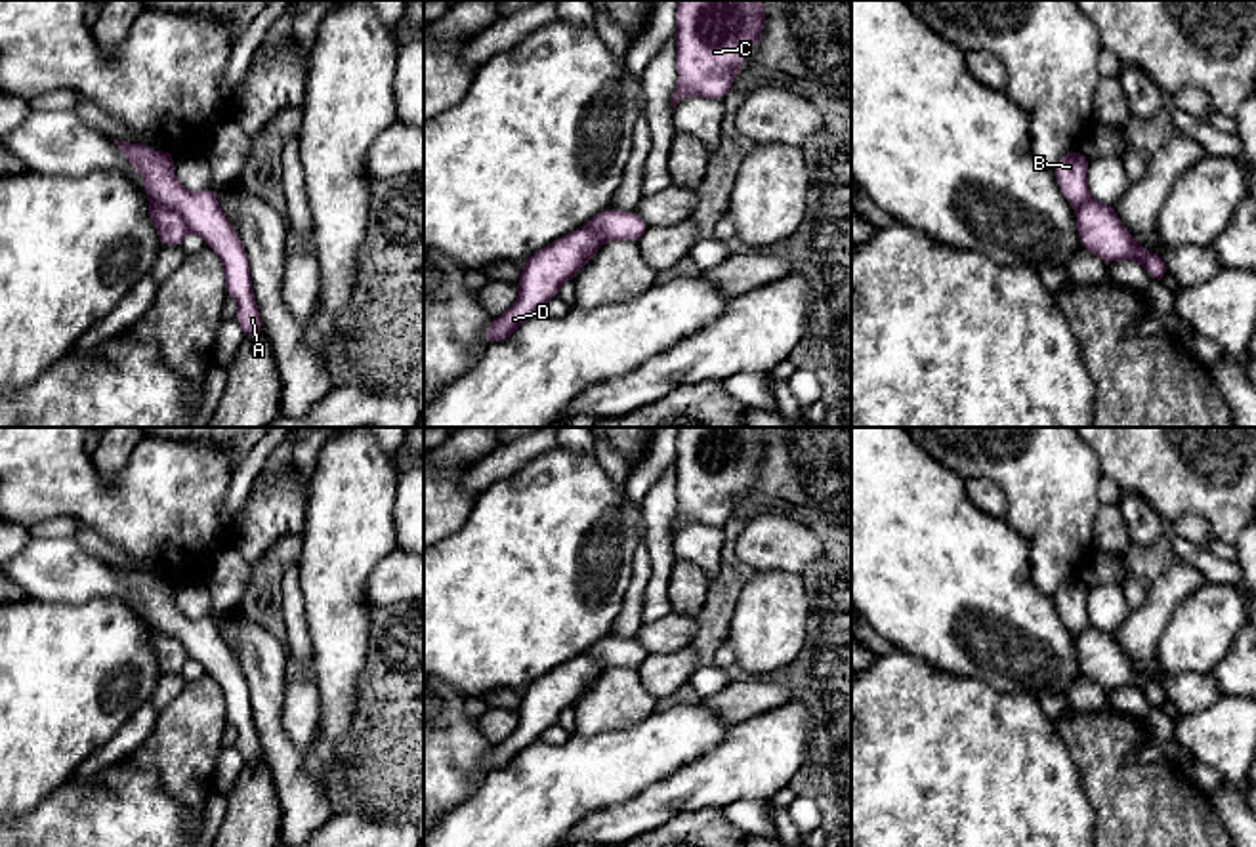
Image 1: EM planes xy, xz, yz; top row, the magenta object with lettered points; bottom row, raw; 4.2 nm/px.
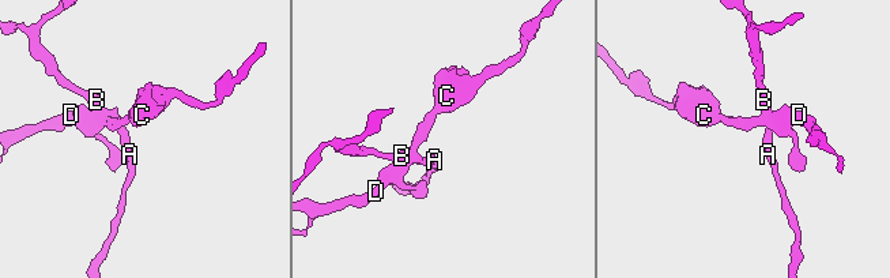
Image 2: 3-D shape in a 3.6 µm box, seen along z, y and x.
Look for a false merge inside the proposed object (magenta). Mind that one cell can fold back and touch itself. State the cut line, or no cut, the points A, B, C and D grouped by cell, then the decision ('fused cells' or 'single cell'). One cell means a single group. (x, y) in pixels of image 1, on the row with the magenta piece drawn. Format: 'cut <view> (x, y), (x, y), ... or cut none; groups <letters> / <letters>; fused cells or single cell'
cut none; groups A B C D; single cell

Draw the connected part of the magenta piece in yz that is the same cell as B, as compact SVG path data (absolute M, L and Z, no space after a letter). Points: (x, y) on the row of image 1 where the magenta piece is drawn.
M1080 151L1067 153L1052 170L1063 196L1077 210L1077 229L1084 250L1105 263L1136 259L1151 280L1162 280L1168 271L1162 256L1147 252L1119 221L1111 204L1098 202L1088 193L1086 168L1090 158Z

